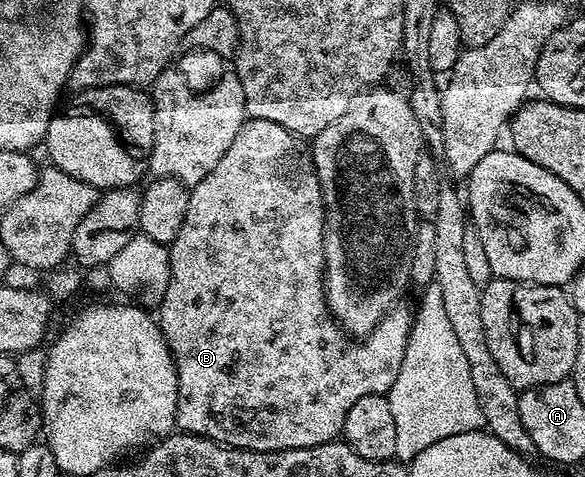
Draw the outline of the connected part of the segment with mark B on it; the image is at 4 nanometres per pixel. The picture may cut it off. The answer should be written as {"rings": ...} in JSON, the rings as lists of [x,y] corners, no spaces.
{"rings":[[[252,117],[244,120],[241,131],[237,131],[237,139],[233,139],[229,151],[221,155],[221,163],[217,163],[217,167],[213,167],[213,171],[209,171],[209,175],[205,175],[201,183],[190,186],[190,191],[185,223],[181,223],[181,231],[177,231],[169,246],[169,287],[165,287],[165,295],[157,306],[159,330],[173,355],[177,371],[176,426],[182,432],[208,437],[219,445],[229,445],[232,449],[252,449],[258,453],[317,447],[326,441],[336,440],[342,434],[349,407],[353,407],[357,399],[365,399],[365,395],[378,393],[386,395],[391,392],[393,383],[397,383],[401,359],[405,359],[405,347],[411,334],[412,310],[406,309],[403,303],[396,304],[395,308],[390,309],[381,319],[381,323],[377,323],[375,330],[362,339],[352,339],[332,317],[330,309],[327,308],[327,296],[323,293],[323,192],[311,158],[311,145],[285,127],[269,123],[269,119]]]}

